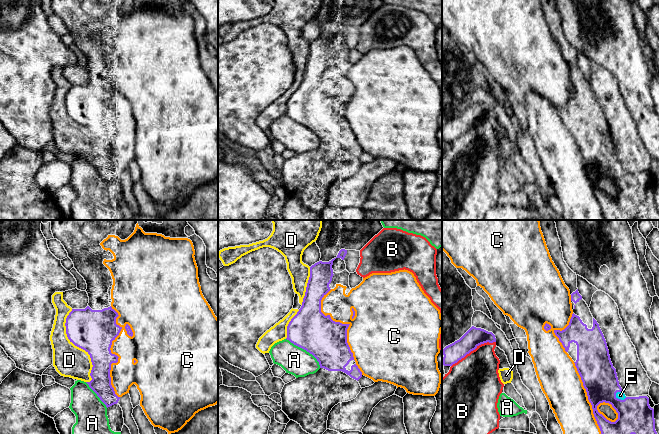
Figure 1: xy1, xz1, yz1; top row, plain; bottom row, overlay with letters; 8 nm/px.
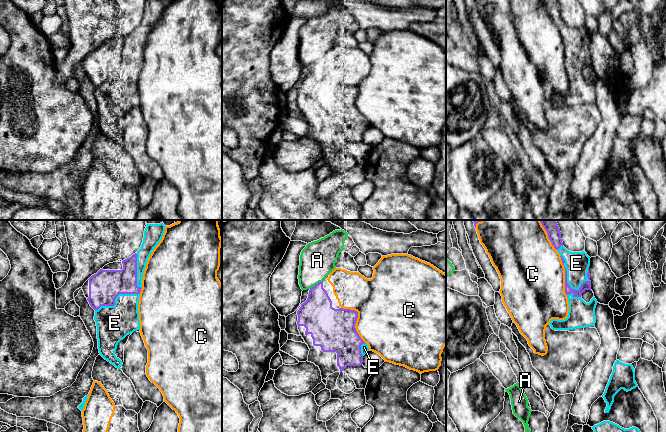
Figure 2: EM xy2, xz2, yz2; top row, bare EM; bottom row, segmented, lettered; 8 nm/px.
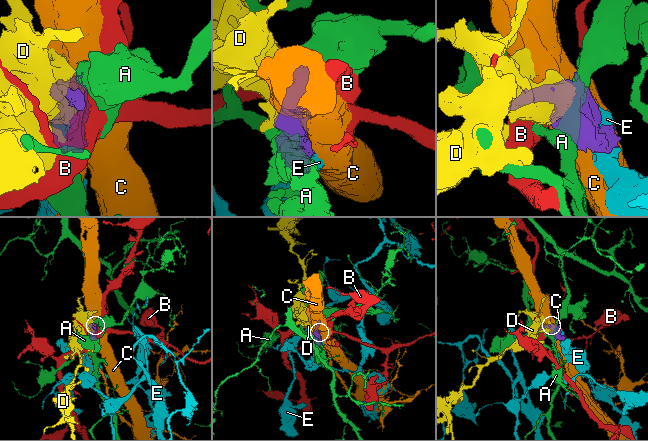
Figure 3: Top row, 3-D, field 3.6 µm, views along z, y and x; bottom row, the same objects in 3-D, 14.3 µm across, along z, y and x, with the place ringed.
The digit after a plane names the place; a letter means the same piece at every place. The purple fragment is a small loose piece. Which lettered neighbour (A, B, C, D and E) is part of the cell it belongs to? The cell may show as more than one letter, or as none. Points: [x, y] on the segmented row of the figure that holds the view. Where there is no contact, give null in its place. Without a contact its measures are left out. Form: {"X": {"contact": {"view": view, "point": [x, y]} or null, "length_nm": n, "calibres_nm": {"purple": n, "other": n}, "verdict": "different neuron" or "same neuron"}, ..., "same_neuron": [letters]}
{"A": {"contact": {"view": "xz1", "point": [305, 349]}, "length_nm": 360, "calibres_nm": {"purple": 320, "other": 220}, "verdict": "different neuron"}, "B": {"contact": {"view": "yz1", "point": [473, 349]}, "length_nm": 420, "calibres_nm": {"purple": 150, "other": 400}, "verdict": "different neuron"}, "C": {"contact": {"view": "xy1", "point": [113, 354]}, "length_nm": 750, "calibres_nm": {"purple": 340, "other": 260}, "verdict": "different neuron"}, "D": {"contact": {"view": "xy1", "point": [78, 346]}, "length_nm": 600, "calibres_nm": {"purple": 340, "other": 260}, "verdict": "same neuron"}, "E": {"contact": {"view": "yz2", "point": [569, 286]}, "length_nm": 240, "calibres_nm": {"purple": 70, "other": 190}, "verdict": "different neuron"}, "same_neuron": ["D"]}

